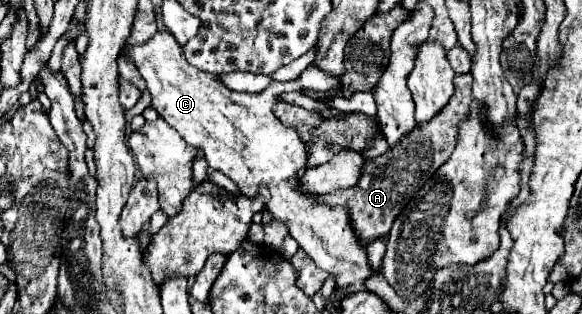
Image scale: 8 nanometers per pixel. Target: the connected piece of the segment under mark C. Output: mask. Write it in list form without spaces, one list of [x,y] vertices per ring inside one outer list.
[[[158,31],[144,45],[132,47],[128,55],[146,81],[152,95],[152,107],[188,145],[204,151],[206,161],[214,171],[222,171],[230,177],[246,197],[258,195],[260,185],[270,189],[272,199],[266,203],[268,211],[288,227],[290,237],[296,239],[320,269],[336,277],[336,287],[342,289],[342,297],[366,289],[364,279],[372,275],[372,269],[368,267],[364,245],[350,227],[348,213],[344,207],[320,205],[316,197],[298,193],[296,175],[308,167],[306,145],[294,129],[284,127],[273,113],[273,103],[282,93],[302,91],[303,88],[322,91],[334,85],[338,85],[338,91],[342,93],[339,79],[311,64],[298,79],[273,82],[260,93],[230,91],[214,75],[190,67],[186,59],[182,59],[182,49],[170,31]]]

